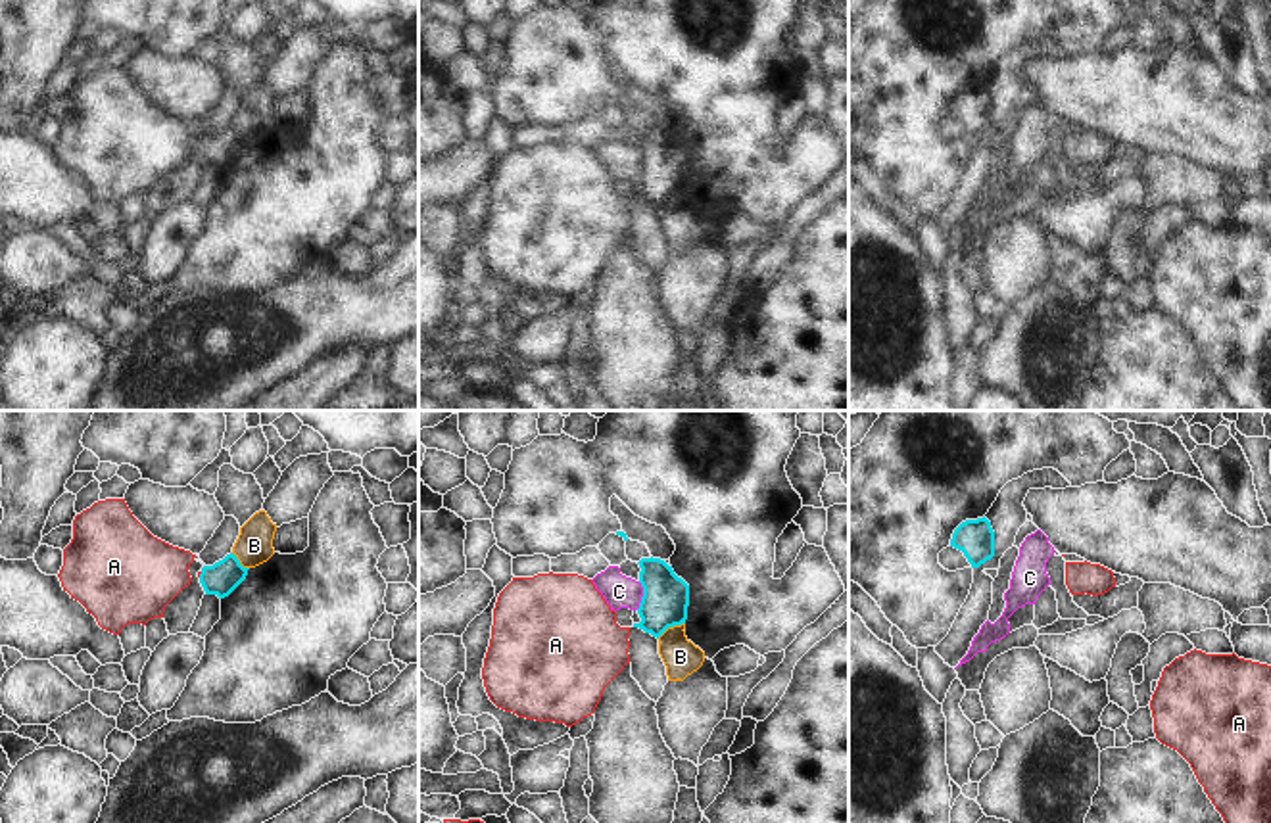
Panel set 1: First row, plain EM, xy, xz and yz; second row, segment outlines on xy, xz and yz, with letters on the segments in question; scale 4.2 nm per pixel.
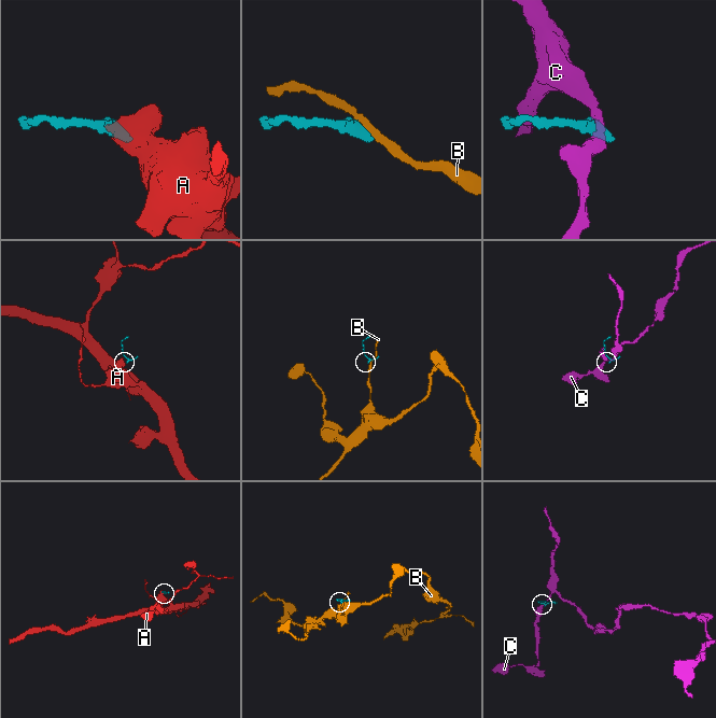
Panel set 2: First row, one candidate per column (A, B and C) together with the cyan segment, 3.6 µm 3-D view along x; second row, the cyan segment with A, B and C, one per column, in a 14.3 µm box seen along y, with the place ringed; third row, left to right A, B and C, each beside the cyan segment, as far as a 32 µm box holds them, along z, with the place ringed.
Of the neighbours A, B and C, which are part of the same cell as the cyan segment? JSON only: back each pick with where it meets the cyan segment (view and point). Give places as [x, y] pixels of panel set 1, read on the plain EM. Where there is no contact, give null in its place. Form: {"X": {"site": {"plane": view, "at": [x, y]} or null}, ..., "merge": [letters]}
{"A": {"site": {"plane": "xy", "at": [200, 144]}}, "merge": ["A"]}

